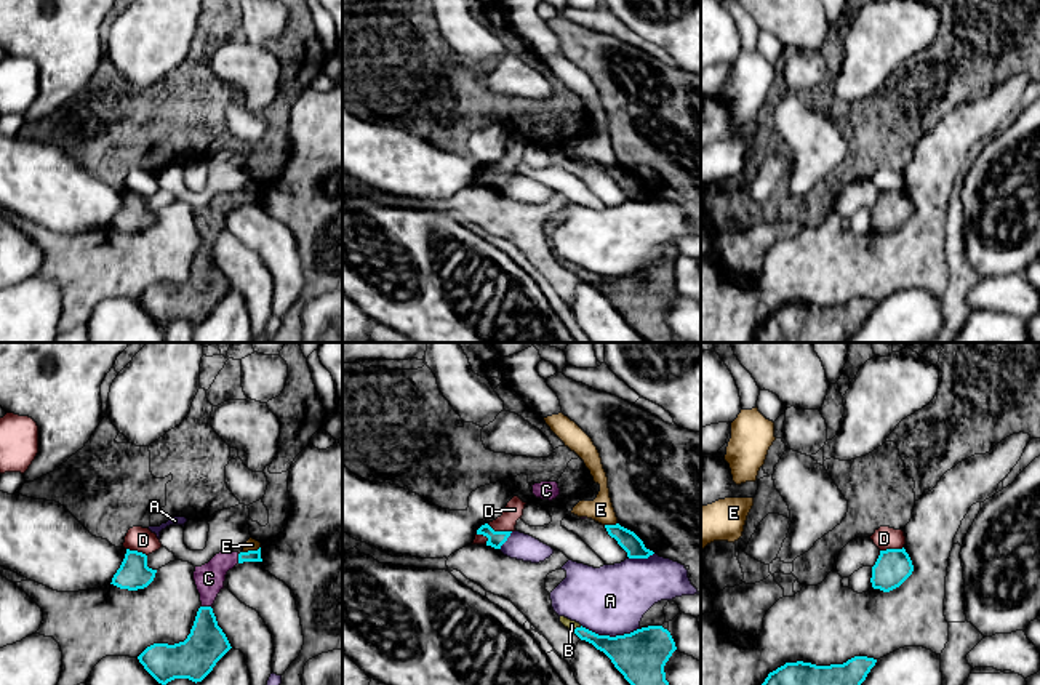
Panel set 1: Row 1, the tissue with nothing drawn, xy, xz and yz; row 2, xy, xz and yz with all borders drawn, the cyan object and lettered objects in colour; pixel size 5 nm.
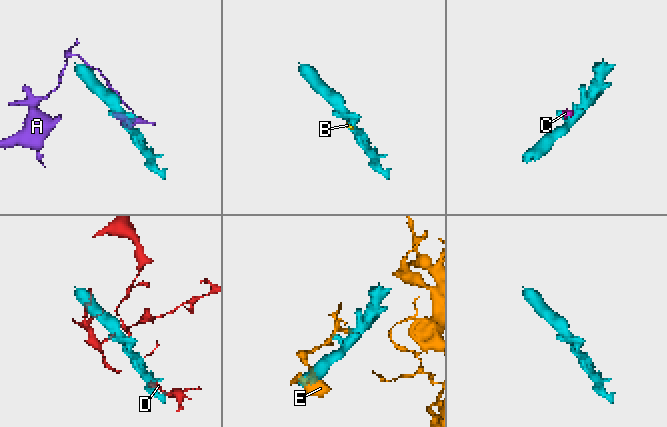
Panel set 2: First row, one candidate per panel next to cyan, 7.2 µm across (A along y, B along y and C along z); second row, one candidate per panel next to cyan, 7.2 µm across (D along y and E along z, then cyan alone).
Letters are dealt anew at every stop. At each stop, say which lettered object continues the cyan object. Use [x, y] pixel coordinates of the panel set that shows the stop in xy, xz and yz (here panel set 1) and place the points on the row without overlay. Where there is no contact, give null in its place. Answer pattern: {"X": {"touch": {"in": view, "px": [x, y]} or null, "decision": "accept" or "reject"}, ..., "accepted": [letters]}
{"A": {"touch": {"in": "xz", "px": [608, 277]}, "decision": "reject"}, "B": {"touch": {"in": "xz", "px": [576, 269]}, "decision": "accept"}, "C": {"touch": {"in": "xy", "px": [207, 248]}, "decision": "accept"}, "D": {"touch": {"in": "xz", "px": [500, 173]}, "decision": "reject"}, "E": {"touch": {"in": "xy", "px": [250, 192]}, "decision": "reject"}, "accepted": ["B", "C"]}

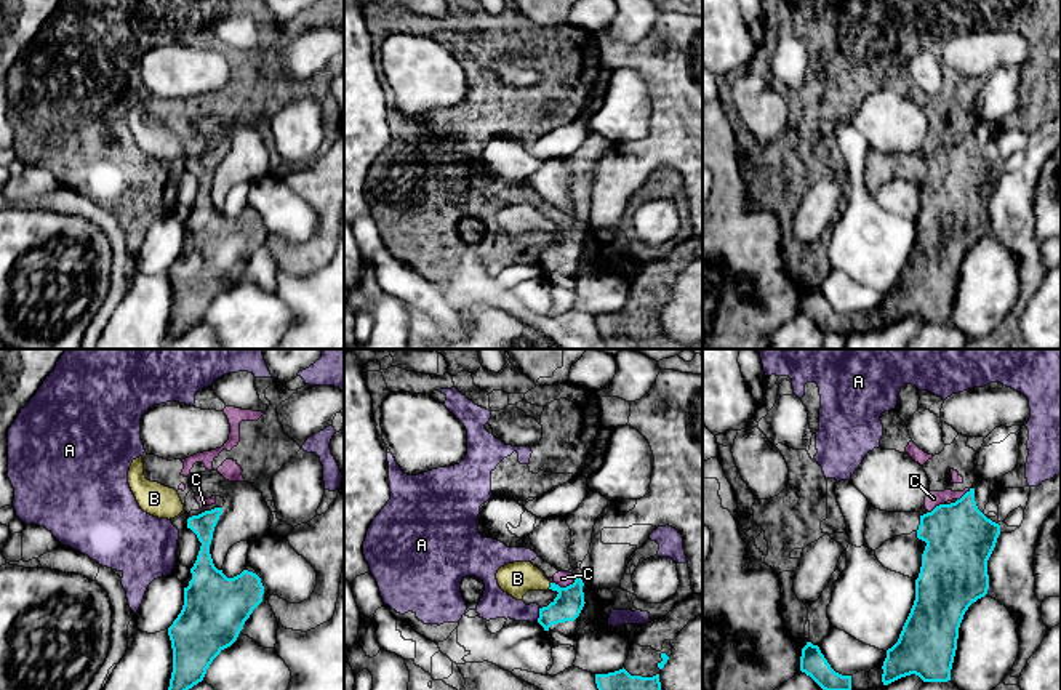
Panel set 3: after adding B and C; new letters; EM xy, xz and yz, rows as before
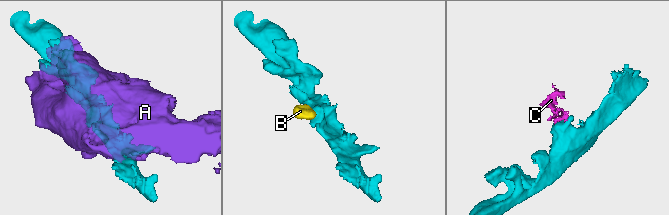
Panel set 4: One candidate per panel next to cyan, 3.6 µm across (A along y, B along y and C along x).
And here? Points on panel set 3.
{"A": {"touch": {"in": "xz", "px": [540, 256]}, "decision": "reject"}, "B": {"touch": {"in": "xz", "px": [551, 228]}, "decision": "accept"}, "C": {"touch": {"in": "xz", "px": [567, 228]}, "decision": "reject"}, "accepted": ["B"]}

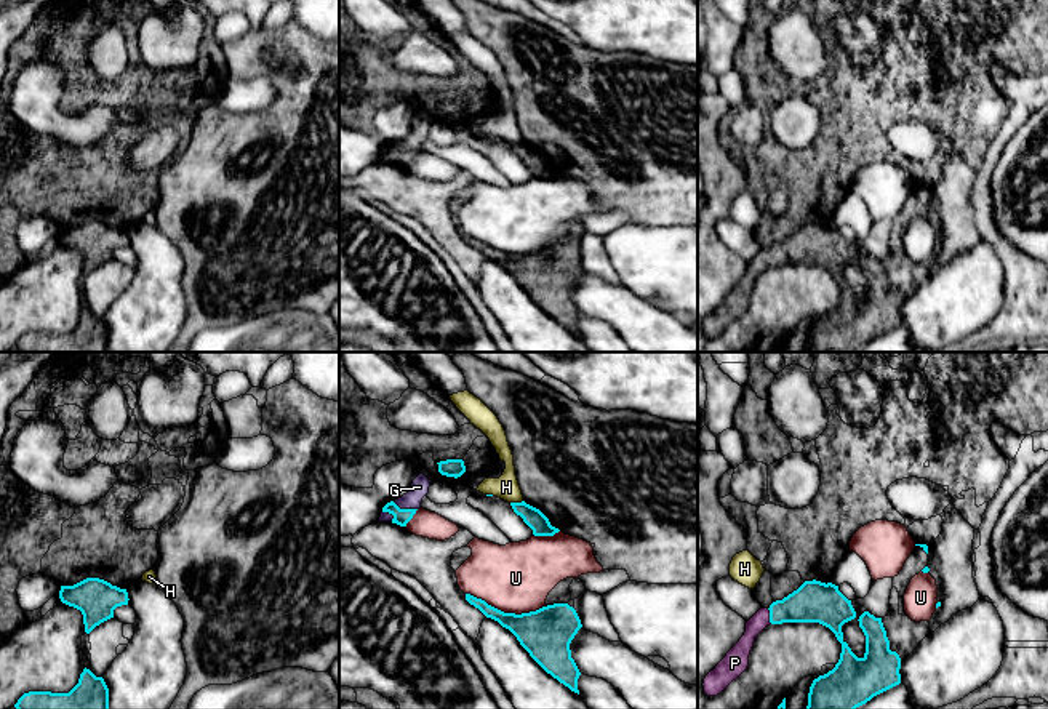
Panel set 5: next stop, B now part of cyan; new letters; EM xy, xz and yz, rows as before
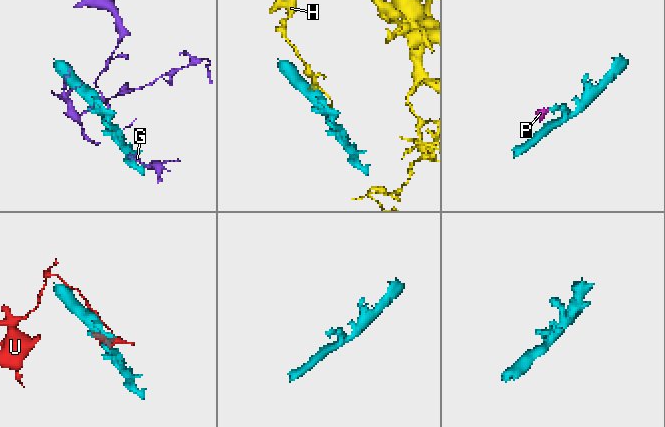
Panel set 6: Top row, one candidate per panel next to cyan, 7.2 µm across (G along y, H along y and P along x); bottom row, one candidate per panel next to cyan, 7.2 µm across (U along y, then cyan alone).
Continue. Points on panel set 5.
{"G": {"touch": {"in": "xz", "px": [405, 151]}, "decision": "reject"}, "H": {"touch": {"in": "xz", "px": [516, 144]}, "decision": "reject"}, "P": {"touch": {"in": "yz", "px": [770, 258]}, "decision": "accept"}, "U": {"touch": {"in": "xz", "px": [506, 255]}, "decision": "reject"}, "accepted": ["P"]}

